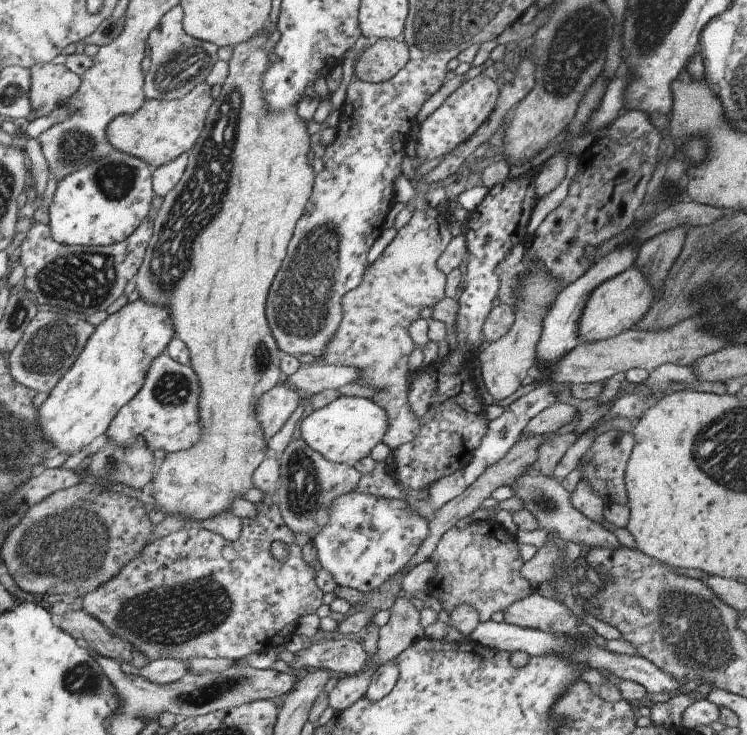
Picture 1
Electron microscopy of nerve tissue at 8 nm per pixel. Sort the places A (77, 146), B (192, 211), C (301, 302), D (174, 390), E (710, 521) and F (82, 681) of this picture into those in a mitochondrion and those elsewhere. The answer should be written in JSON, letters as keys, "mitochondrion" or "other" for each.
{"A":"mitochondrion","B":"mitochondrion","C":"mitochondrion","D":"mitochondrion","E":"other","F":"mitochondrion"}

